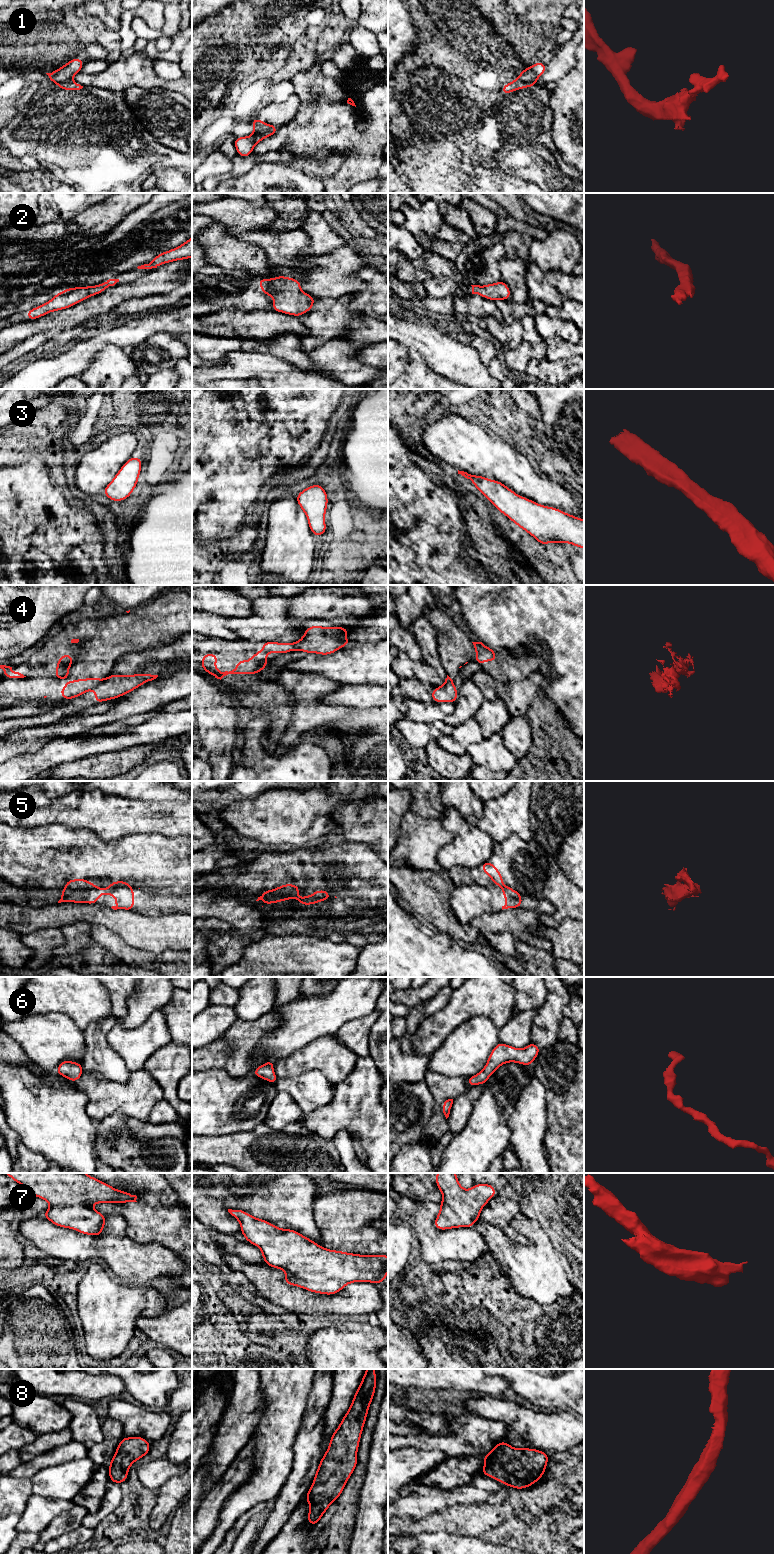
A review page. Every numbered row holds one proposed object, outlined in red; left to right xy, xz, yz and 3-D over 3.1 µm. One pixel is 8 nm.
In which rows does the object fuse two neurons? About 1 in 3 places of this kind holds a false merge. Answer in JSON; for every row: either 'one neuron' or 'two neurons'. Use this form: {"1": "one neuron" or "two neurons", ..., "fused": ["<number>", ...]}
{"1": "two neurons", "2": "one neuron", "3": "one neuron", "4": "two neurons", "5": "two neurons", "6": "one neuron", "7": "one neuron", "8": "one neuron", "fused": ["1", "4", "5"]}

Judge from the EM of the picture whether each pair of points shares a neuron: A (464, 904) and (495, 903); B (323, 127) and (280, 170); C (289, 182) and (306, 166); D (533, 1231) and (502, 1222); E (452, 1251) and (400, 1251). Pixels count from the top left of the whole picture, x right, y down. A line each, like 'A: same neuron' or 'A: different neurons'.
A: same neuron
B: different neurons
C: different neurons
D: different neurons
E: different neurons

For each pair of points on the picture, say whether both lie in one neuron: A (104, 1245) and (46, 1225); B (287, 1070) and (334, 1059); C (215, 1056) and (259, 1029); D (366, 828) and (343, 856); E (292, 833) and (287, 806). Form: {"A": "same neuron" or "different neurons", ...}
{"A": "same neuron", "B": "same neuron", "C": "same neuron", "D": "different neurons", "E": "same neuron"}

